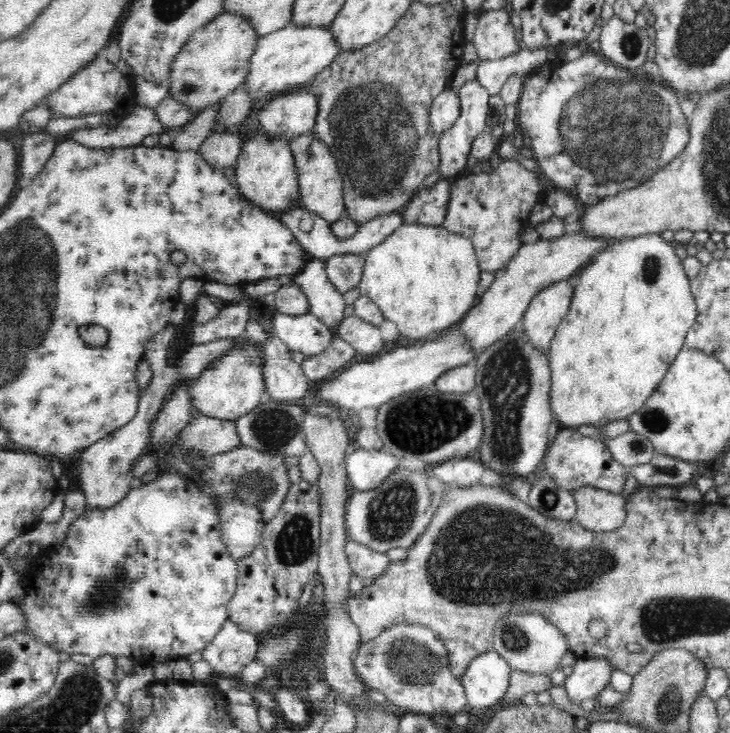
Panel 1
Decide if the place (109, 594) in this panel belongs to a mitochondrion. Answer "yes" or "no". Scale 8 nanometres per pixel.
yes

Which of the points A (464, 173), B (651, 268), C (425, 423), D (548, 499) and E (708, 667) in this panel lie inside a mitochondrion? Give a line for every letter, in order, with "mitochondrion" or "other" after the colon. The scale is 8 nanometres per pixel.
A: other
B: mitochondrion
C: mitochondrion
D: mitochondrion
E: other

